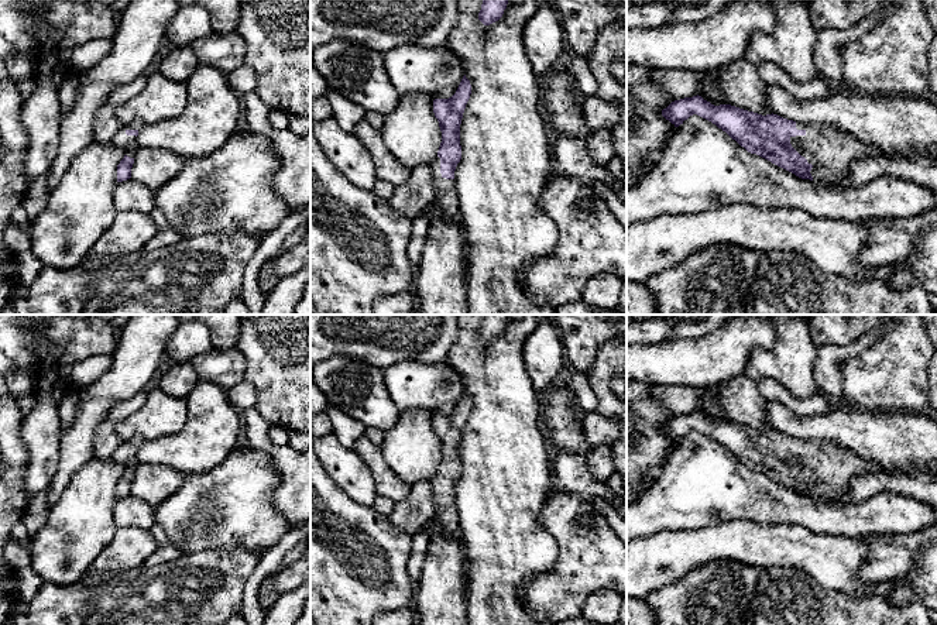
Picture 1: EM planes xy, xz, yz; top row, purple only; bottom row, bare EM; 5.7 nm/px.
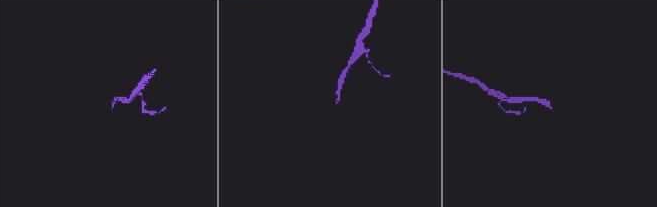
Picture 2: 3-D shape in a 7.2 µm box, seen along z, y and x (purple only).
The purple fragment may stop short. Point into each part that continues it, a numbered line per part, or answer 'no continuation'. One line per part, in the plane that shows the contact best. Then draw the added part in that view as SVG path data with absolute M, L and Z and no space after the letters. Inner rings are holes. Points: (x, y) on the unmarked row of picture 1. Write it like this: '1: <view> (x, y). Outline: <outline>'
1: yz (830, 467). Outline: M796 439L796 444L804 446L806 450L790 453L790 460L813 481L810 490L817 501L835 502L838 495L848 491L854 477L895 470L830 442Z

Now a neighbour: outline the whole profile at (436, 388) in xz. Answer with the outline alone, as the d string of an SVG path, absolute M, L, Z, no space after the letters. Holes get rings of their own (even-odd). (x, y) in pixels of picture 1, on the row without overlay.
M404 361L382 370L387 391L401 411L422 409L432 416L452 413L463 392L460 372L449 363Z

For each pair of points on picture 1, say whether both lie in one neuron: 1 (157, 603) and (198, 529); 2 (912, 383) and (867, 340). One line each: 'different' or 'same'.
1: different
2: different

